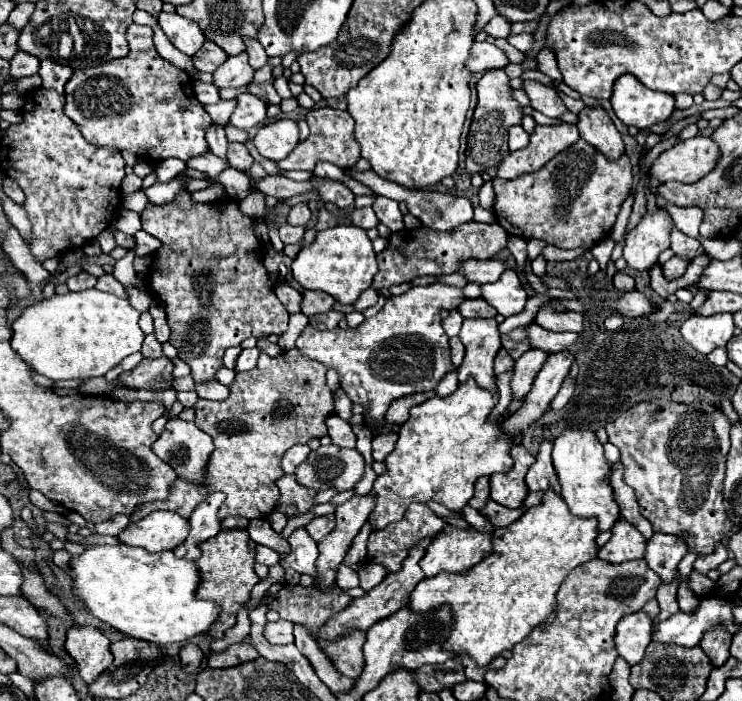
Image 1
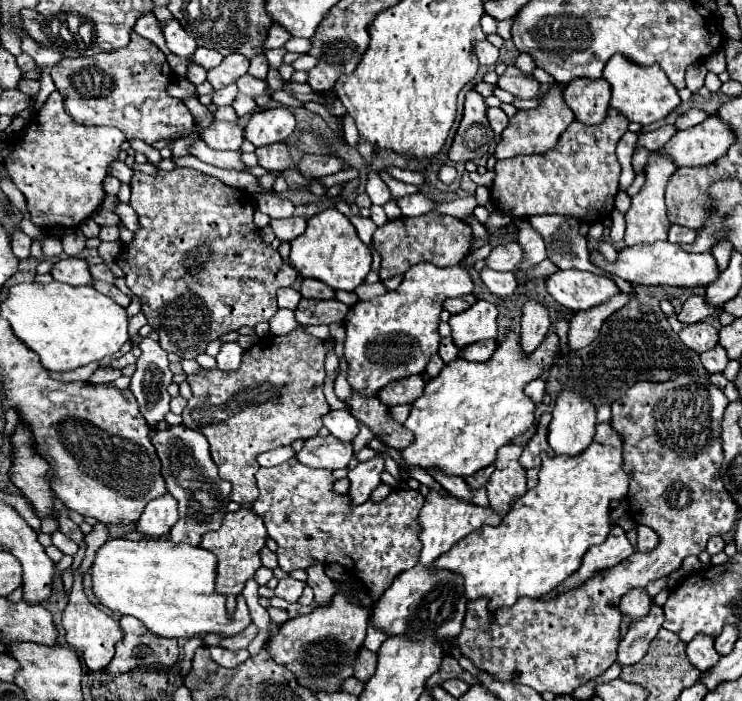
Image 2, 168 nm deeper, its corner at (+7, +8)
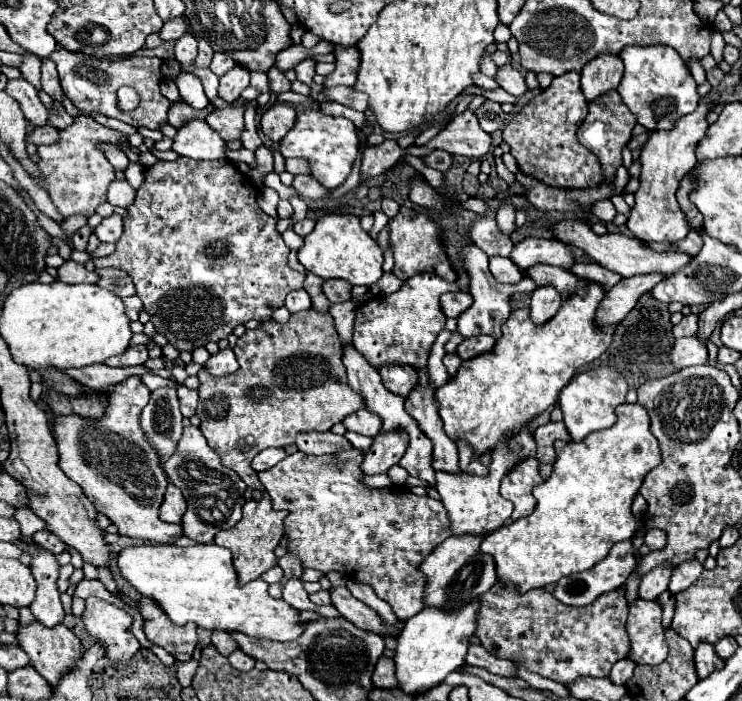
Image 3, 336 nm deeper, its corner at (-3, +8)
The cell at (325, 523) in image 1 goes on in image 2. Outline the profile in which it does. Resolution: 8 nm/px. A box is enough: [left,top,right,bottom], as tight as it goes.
[246,457,424,601]

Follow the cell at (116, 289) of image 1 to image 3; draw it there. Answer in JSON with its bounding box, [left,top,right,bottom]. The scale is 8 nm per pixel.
[122,295,142,321]

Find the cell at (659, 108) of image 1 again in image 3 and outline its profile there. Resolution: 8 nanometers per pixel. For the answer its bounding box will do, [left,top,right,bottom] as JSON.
[618,45,700,131]

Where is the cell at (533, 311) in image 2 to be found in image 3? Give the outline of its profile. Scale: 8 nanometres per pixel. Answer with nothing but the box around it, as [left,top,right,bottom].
[530,287,562,325]

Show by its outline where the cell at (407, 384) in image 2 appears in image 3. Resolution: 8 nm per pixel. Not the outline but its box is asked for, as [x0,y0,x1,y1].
[378,365,418,399]

